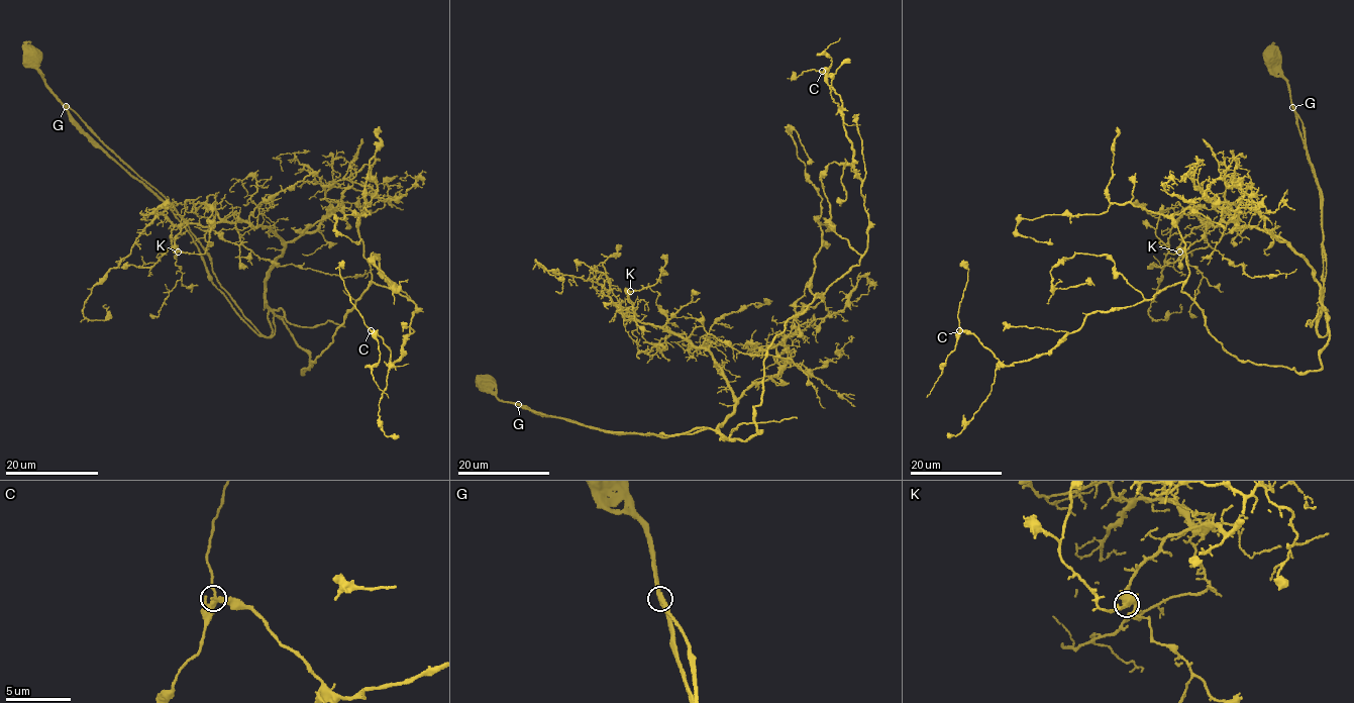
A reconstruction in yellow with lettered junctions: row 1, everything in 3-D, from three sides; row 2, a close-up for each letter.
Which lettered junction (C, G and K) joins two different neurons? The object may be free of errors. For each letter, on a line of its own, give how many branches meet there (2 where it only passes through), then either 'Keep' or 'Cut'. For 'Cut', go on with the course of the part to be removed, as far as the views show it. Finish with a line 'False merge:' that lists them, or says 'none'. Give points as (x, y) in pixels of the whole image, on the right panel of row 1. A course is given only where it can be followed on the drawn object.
C: Branches: 3. Keep
G: Branches: 3. Cut. Course of the part to remove: (1292, 107), (1322, 195), (1326, 270), (1317, 331), (1328, 332), (1327, 310), (1320, 308), (1307, 326)
K: Branches: 3. Keep
False merge: G

